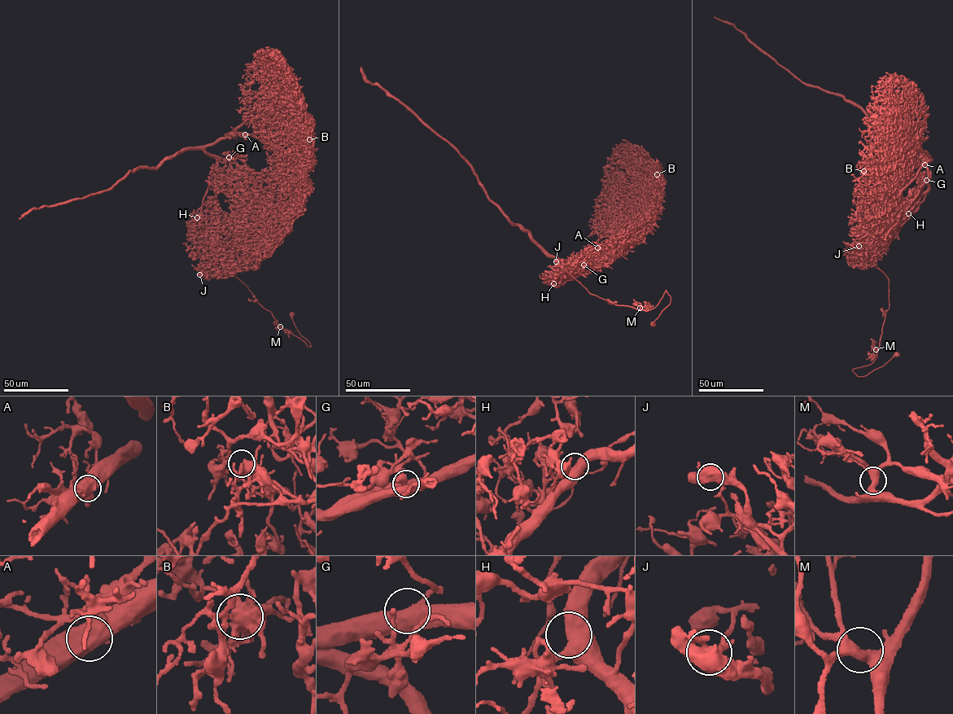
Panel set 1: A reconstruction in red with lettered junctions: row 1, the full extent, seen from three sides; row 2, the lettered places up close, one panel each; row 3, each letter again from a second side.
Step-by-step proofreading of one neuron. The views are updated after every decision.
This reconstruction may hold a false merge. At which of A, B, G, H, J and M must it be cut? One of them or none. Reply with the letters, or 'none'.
J

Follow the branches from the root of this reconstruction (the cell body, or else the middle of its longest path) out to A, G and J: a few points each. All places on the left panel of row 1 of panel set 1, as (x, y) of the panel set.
A: (292, 315), (311, 347), (281, 328), (234, 276), (206, 274), (220, 239), (216, 159), (205, 149), (245, 134)
G: (292, 315), (311, 347), (281, 328), (234, 276), (206, 274), (220, 239), (213, 168), (218, 160), (229, 157)
J: (292, 315), (298, 331), (311, 347), (281, 328), (273, 315), (264, 308), (248, 287), (234, 276), (199, 275)

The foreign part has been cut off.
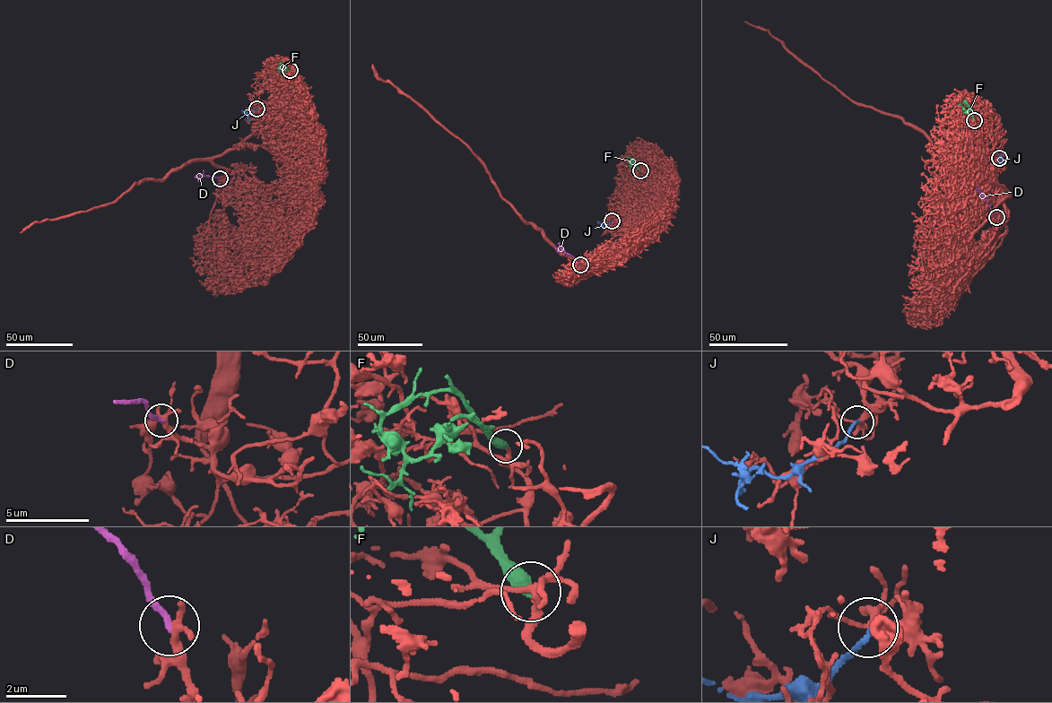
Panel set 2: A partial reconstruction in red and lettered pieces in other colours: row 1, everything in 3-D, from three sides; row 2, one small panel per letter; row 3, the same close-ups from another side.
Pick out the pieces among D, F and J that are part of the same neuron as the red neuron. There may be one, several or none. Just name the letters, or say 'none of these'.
F

